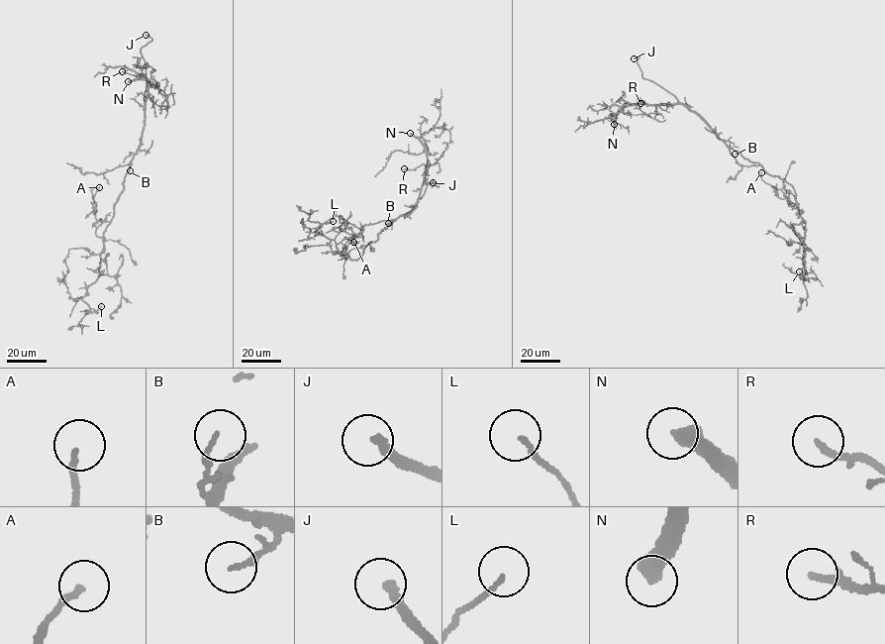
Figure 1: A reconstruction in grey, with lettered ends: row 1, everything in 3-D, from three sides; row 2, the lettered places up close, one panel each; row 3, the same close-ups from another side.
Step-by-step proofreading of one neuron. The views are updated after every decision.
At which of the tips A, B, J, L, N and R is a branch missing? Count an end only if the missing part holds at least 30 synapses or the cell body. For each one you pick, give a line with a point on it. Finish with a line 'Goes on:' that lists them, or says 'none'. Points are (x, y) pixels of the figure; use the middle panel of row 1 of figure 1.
J: at (433, 182)
N: at (410, 133)
R: at (404, 168)
Goes on: J, N, R

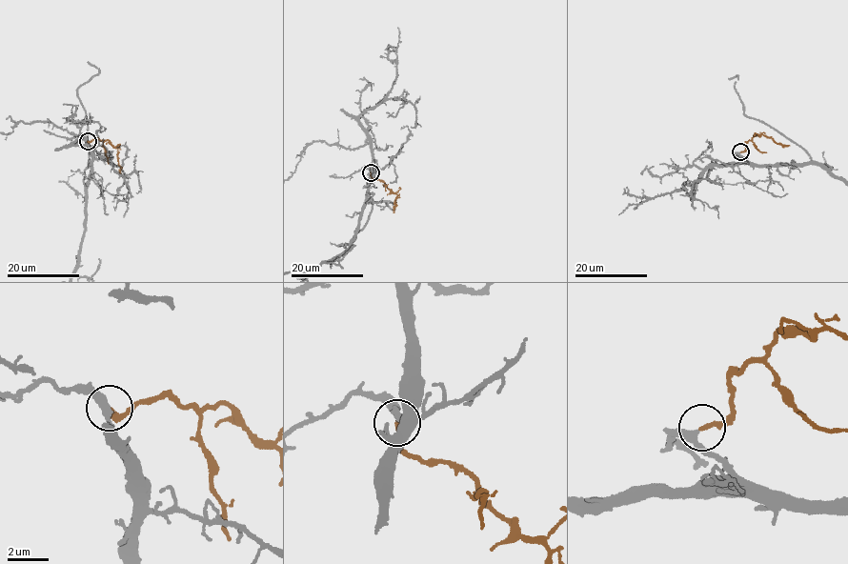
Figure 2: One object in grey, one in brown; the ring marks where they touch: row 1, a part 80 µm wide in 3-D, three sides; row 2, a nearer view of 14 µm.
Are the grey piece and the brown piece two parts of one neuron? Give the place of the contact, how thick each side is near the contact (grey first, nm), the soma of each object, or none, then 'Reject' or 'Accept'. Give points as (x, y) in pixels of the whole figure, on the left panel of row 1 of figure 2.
Place: (88, 141). Thickness 320 nm (grey) against 240 nm. Soma of grey: none. Soma of brown: none. Accept

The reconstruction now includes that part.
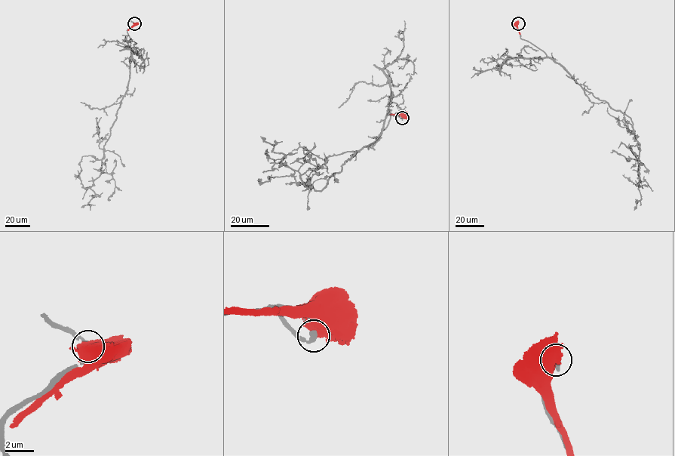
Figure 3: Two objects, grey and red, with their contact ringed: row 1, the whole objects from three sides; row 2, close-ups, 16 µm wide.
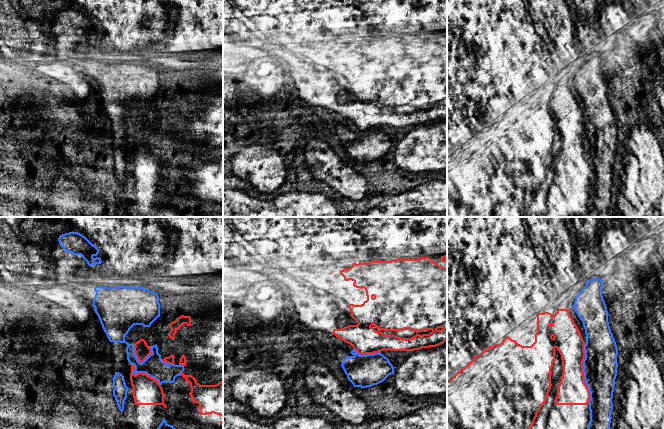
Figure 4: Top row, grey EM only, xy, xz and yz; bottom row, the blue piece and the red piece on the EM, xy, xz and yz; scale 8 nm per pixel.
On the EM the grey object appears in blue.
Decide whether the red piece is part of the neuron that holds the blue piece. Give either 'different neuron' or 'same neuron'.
different neuron

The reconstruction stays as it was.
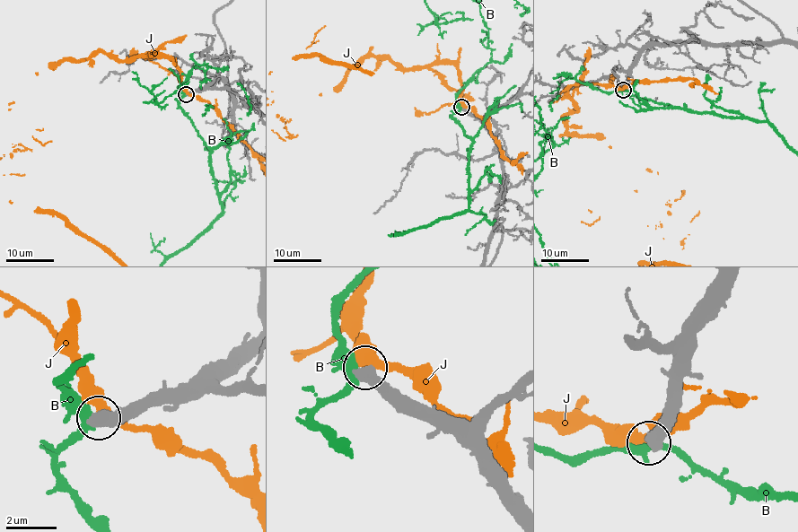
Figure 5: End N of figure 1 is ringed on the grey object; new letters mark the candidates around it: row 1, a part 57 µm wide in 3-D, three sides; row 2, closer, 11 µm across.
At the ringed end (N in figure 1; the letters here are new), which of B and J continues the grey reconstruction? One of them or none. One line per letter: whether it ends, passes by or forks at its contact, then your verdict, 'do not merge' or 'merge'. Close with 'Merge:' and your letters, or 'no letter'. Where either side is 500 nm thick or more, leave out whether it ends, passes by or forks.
B: do not merge
J: do not merge
Merge: no letter

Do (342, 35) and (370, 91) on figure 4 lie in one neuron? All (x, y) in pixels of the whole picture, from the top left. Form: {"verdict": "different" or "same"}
{"verdict": "same"}

